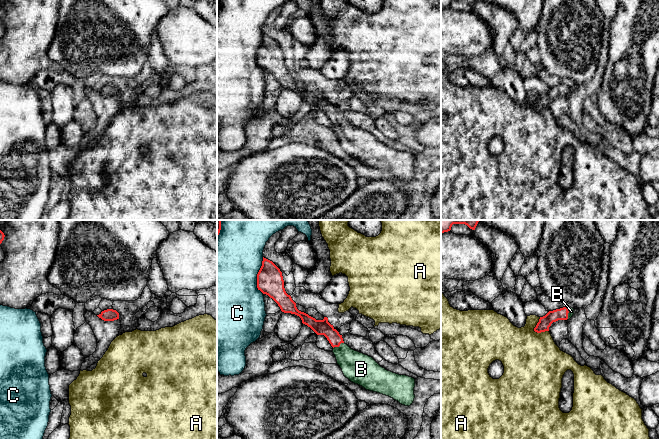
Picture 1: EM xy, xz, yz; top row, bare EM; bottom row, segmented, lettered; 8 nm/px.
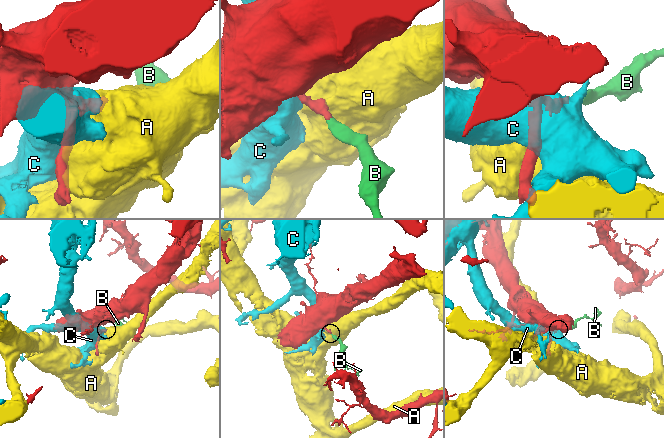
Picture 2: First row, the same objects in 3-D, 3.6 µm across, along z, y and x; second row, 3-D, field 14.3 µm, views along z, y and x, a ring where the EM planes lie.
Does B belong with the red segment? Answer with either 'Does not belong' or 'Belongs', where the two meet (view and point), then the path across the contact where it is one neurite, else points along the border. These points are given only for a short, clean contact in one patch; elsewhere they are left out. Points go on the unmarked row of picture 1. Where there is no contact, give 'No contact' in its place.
Belongs. Touches red at xz (338, 122). Path across: xz (321, 103), (336, 117), (338, 122), (359, 144)

